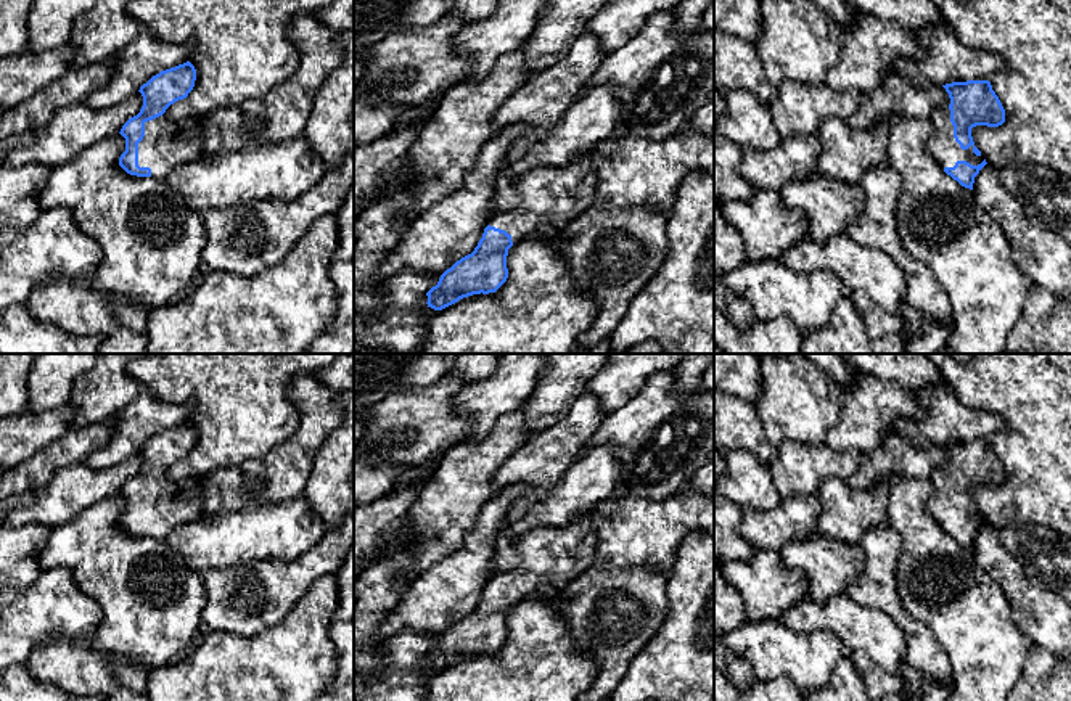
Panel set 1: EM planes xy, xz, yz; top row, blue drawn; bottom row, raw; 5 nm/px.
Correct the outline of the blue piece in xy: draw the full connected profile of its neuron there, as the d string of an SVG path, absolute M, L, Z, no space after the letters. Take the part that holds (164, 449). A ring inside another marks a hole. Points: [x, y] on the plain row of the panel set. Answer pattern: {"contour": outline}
{"contour": "M187 421L161 431L140 447L143 466L121 489L125 511L119 526L130 535L166 539L167 534L203 516L203 494L198 479L169 481L164 473L188 457L196 441L195 426Z"}

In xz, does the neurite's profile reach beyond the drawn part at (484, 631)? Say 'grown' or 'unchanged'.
grown

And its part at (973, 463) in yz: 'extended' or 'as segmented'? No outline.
extended

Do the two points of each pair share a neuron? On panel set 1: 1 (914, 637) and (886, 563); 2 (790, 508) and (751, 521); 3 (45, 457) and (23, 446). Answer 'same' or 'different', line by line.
1: same
2: same
3: different

